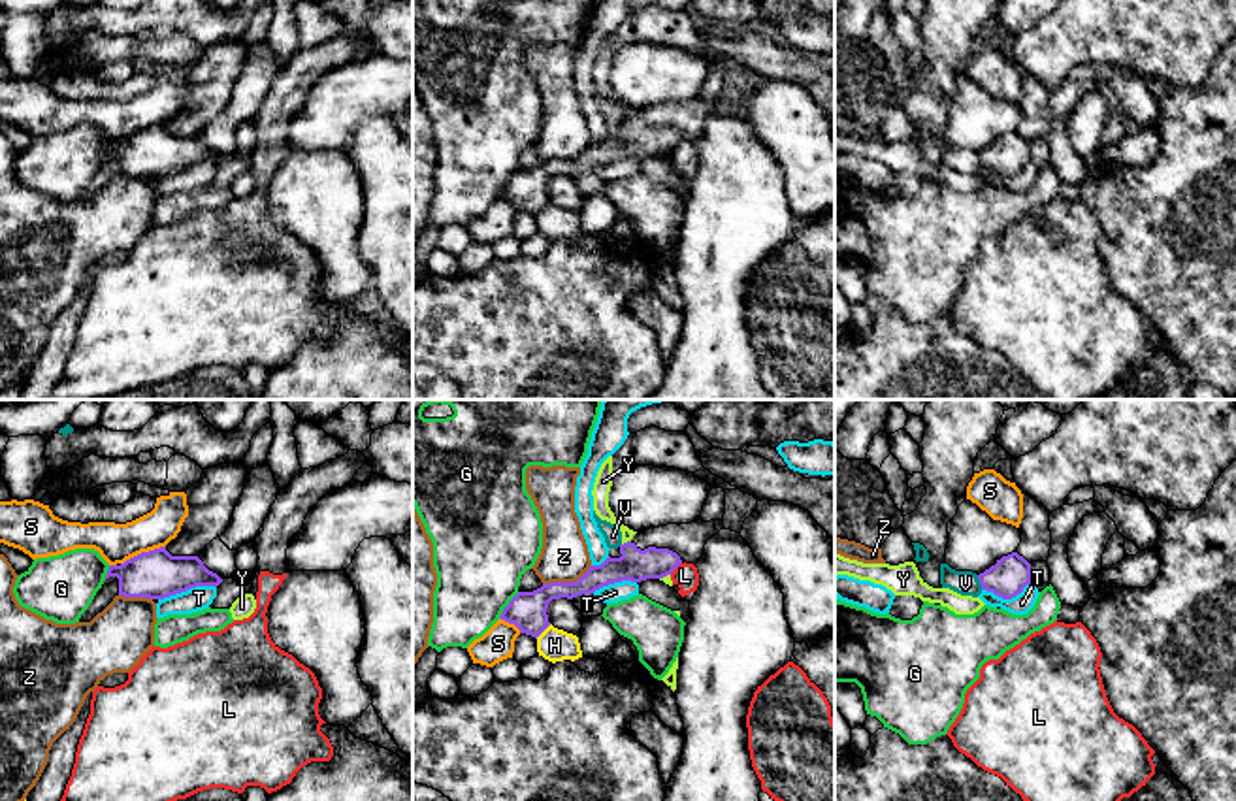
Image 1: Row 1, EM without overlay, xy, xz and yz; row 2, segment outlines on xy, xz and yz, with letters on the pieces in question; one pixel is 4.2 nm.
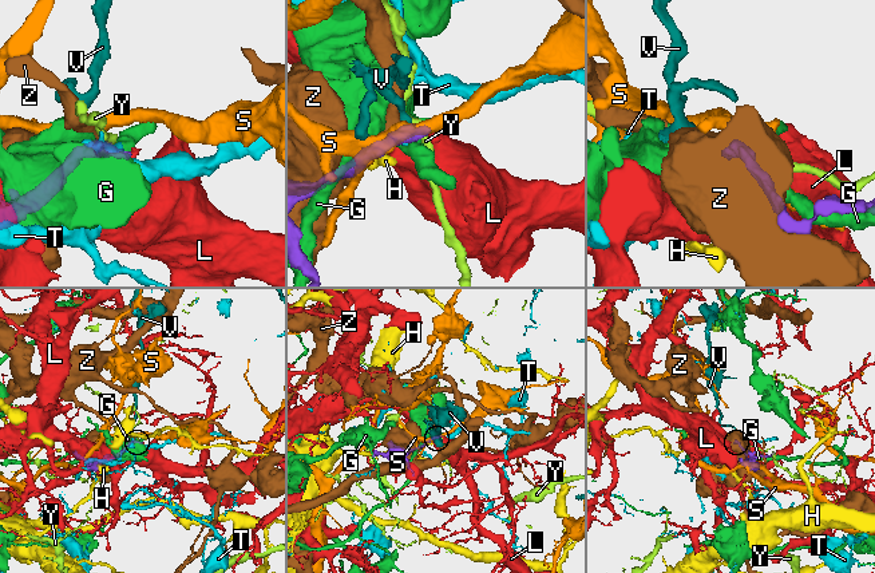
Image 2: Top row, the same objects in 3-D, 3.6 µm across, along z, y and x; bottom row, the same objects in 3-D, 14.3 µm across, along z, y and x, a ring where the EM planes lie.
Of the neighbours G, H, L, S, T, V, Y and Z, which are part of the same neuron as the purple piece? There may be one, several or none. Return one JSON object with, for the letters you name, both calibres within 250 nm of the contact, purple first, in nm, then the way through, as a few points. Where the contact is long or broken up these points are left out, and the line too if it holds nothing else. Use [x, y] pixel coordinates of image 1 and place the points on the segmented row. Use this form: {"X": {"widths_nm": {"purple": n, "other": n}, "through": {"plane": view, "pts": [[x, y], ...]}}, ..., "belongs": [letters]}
{"belongs": []}

